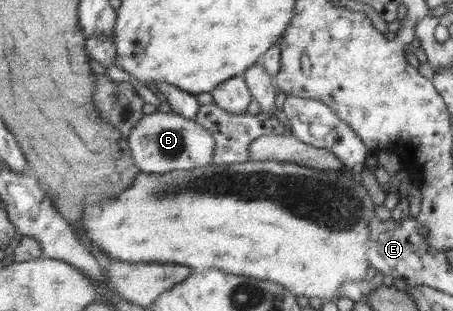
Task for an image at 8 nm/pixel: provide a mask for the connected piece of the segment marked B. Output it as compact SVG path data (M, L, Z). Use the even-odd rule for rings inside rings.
M172 111L145 114L129 134L129 145L141 172L156 174L212 166L217 147L210 130L198 124L194 118Z

